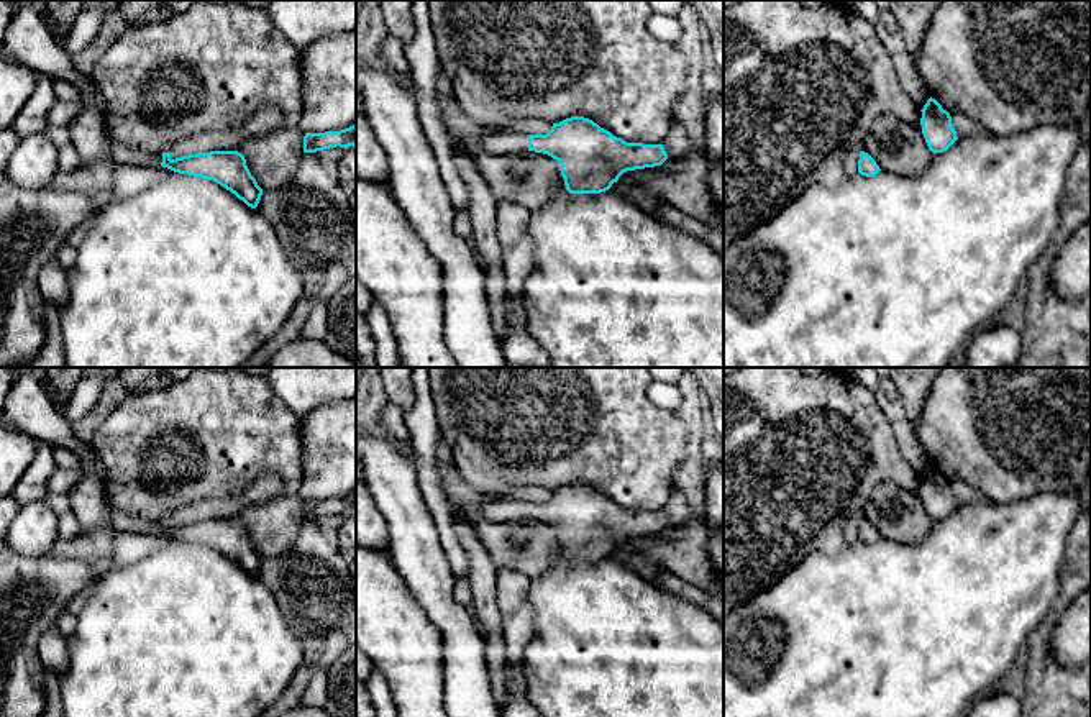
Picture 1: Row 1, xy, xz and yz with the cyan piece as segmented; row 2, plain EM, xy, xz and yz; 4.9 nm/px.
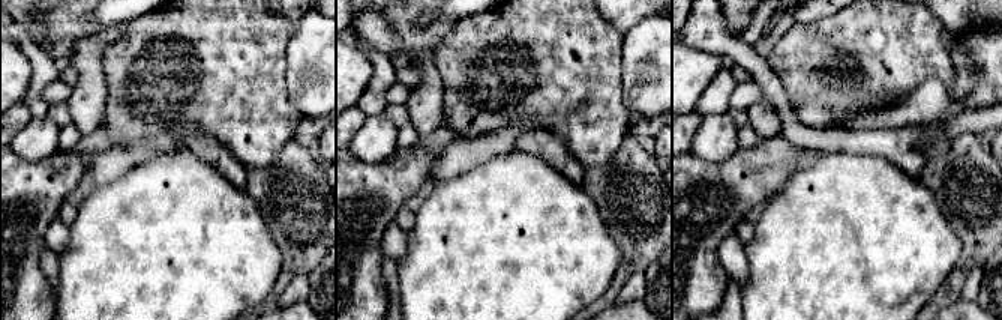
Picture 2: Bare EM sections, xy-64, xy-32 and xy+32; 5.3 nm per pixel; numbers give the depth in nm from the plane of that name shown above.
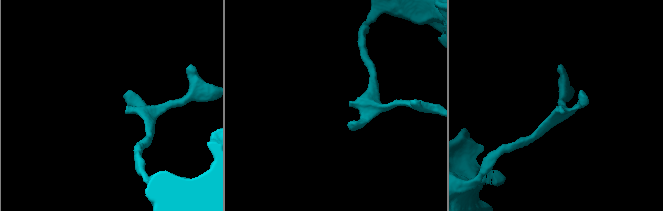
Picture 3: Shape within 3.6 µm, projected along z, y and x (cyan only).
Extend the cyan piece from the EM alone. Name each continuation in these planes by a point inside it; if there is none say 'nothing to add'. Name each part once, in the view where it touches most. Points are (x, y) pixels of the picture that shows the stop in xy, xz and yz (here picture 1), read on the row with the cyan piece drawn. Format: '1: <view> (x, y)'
1: xz (497, 143)

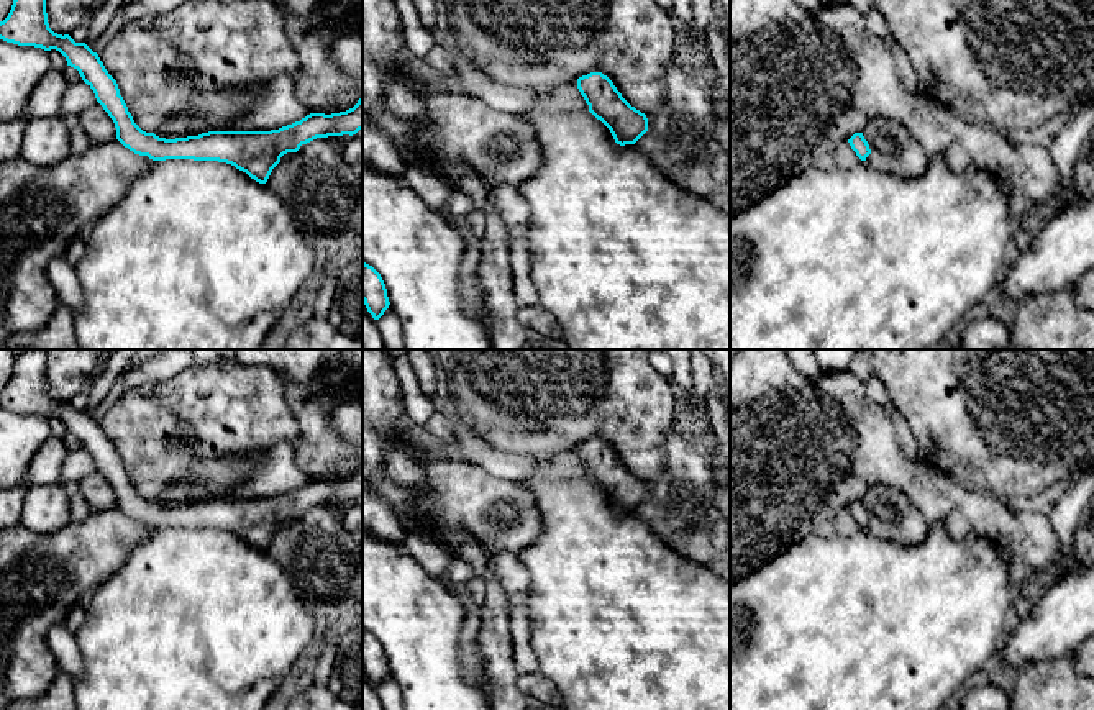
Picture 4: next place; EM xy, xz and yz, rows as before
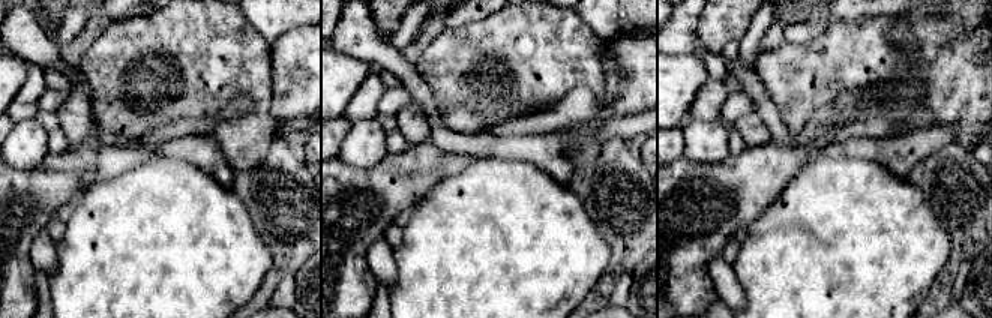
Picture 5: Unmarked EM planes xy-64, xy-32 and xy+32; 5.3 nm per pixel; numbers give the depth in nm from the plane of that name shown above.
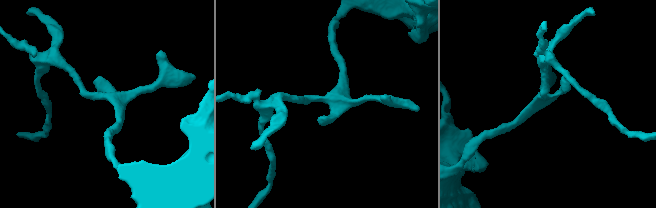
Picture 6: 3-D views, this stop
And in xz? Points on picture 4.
nothing to add

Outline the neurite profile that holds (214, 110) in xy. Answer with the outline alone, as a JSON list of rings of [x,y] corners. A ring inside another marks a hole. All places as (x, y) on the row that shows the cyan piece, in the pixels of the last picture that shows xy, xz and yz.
[[[267,84],[248,89],[207,90],[169,116],[154,134],[175,139],[208,131],[238,131],[233,121],[254,108],[266,87]]]

